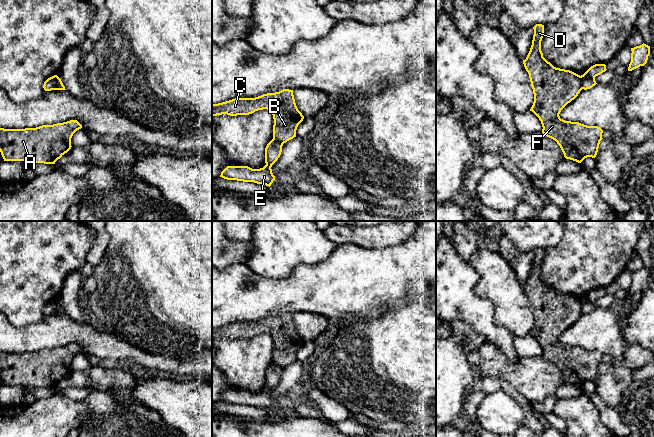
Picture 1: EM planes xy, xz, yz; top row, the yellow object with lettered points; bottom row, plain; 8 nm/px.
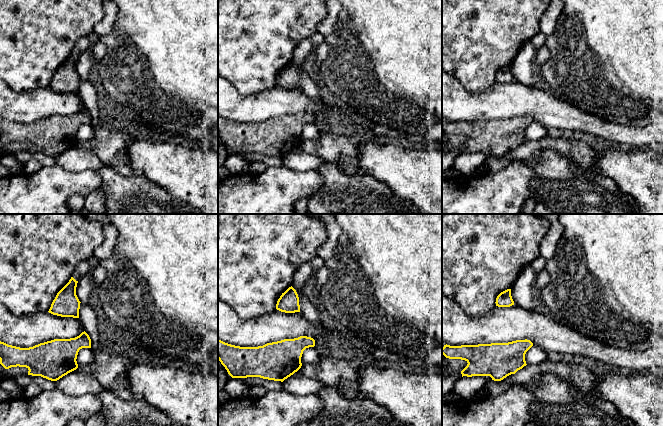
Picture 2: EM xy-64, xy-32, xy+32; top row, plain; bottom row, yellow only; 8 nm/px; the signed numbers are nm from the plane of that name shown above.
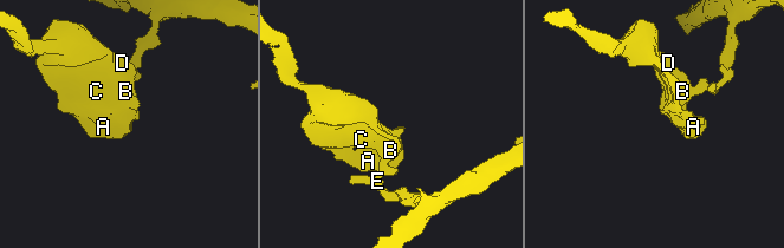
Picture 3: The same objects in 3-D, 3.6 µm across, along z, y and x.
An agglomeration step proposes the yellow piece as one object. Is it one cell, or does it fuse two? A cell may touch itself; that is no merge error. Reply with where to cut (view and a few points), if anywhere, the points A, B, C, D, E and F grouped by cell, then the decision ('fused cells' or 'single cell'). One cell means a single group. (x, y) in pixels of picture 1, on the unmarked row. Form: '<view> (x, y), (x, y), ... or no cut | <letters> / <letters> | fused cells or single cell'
xy (56, 299), (56, 310), (53, 313) | A B C D F / E | fused cells

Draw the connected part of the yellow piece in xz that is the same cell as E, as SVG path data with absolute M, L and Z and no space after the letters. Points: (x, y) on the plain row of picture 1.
M272 363L265 372L266 389L260 393L252 393L248 390L227 390L220 401L227 404L237 404L243 406L254 406L266 410L271 410L275 404L272 397L272 389L281 379L283 368Z

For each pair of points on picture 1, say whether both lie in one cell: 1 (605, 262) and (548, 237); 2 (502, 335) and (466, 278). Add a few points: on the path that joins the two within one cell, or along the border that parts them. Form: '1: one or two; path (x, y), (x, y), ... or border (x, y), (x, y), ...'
1: two; border (564, 231), (563, 237), (558, 243), (544, 249)
2: one; path (487, 322), (466, 301), (466, 293)

